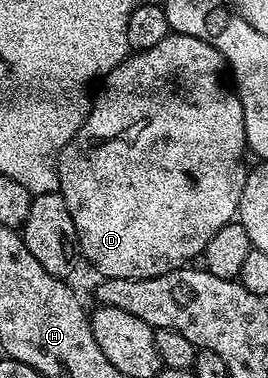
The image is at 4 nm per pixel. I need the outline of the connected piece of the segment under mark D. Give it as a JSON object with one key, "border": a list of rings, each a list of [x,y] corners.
{"border":[[[173,32],[167,38],[163,38],[163,42],[155,42],[155,46],[151,46],[149,50],[143,50],[142,52],[134,52],[125,57],[125,60],[119,65],[115,66],[115,70],[111,70],[100,81],[99,87],[96,89],[95,95],[92,97],[89,113],[85,115],[85,121],[80,130],[75,134],[75,138],[71,138],[71,142],[67,142],[67,146],[61,151],[61,157],[57,160],[57,177],[59,178],[60,193],[63,199],[67,202],[67,210],[71,210],[71,218],[75,222],[75,234],[77,235],[77,247],[80,255],[89,259],[89,264],[97,272],[102,272],[100,275],[105,278],[123,278],[124,280],[138,280],[139,278],[155,278],[159,274],[167,274],[168,272],[174,272],[176,268],[184,268],[190,262],[204,253],[205,247],[209,239],[215,234],[215,230],[219,230],[225,224],[234,223],[235,217],[238,215],[241,206],[241,195],[243,194],[243,186],[245,185],[245,177],[247,175],[247,167],[241,159],[247,156],[247,145],[245,143],[245,123],[243,122],[243,106],[241,105],[241,99],[235,95],[225,80],[221,77],[221,71],[226,71],[227,65],[221,58],[221,52],[217,49],[216,43],[209,40],[200,40],[194,36],[188,36],[187,34],[179,34]]]}

